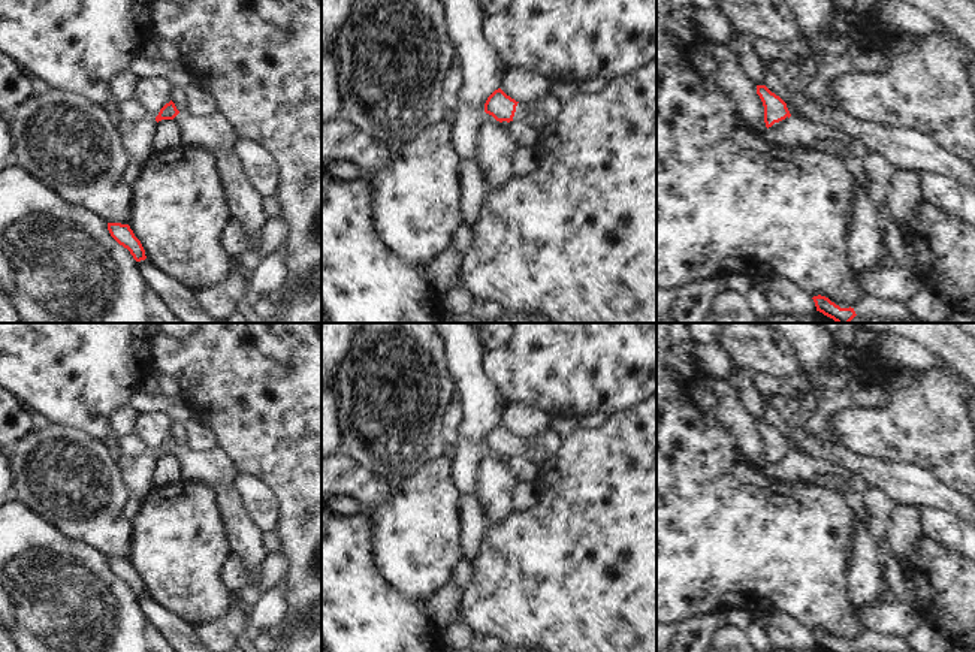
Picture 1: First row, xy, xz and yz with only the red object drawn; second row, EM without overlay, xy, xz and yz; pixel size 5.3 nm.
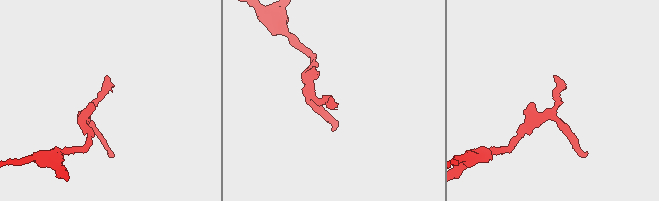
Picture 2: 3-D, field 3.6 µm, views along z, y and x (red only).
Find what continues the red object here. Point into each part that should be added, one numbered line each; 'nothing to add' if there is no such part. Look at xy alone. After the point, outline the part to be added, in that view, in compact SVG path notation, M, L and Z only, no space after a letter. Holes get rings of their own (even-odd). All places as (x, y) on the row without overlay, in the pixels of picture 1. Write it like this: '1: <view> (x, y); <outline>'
1: xy (213, 467); M218 446L202 453L179 447L173 456L179 462L181 480L185 483L203 483L214 488L230 485L236 474L235 464Z

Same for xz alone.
1: xz (549, 441); M549 426L544 432L532 438L517 438L513 455L523 455L529 444L538 444L544 450L546 459L552 459L558 455L562 437L553 432Z

